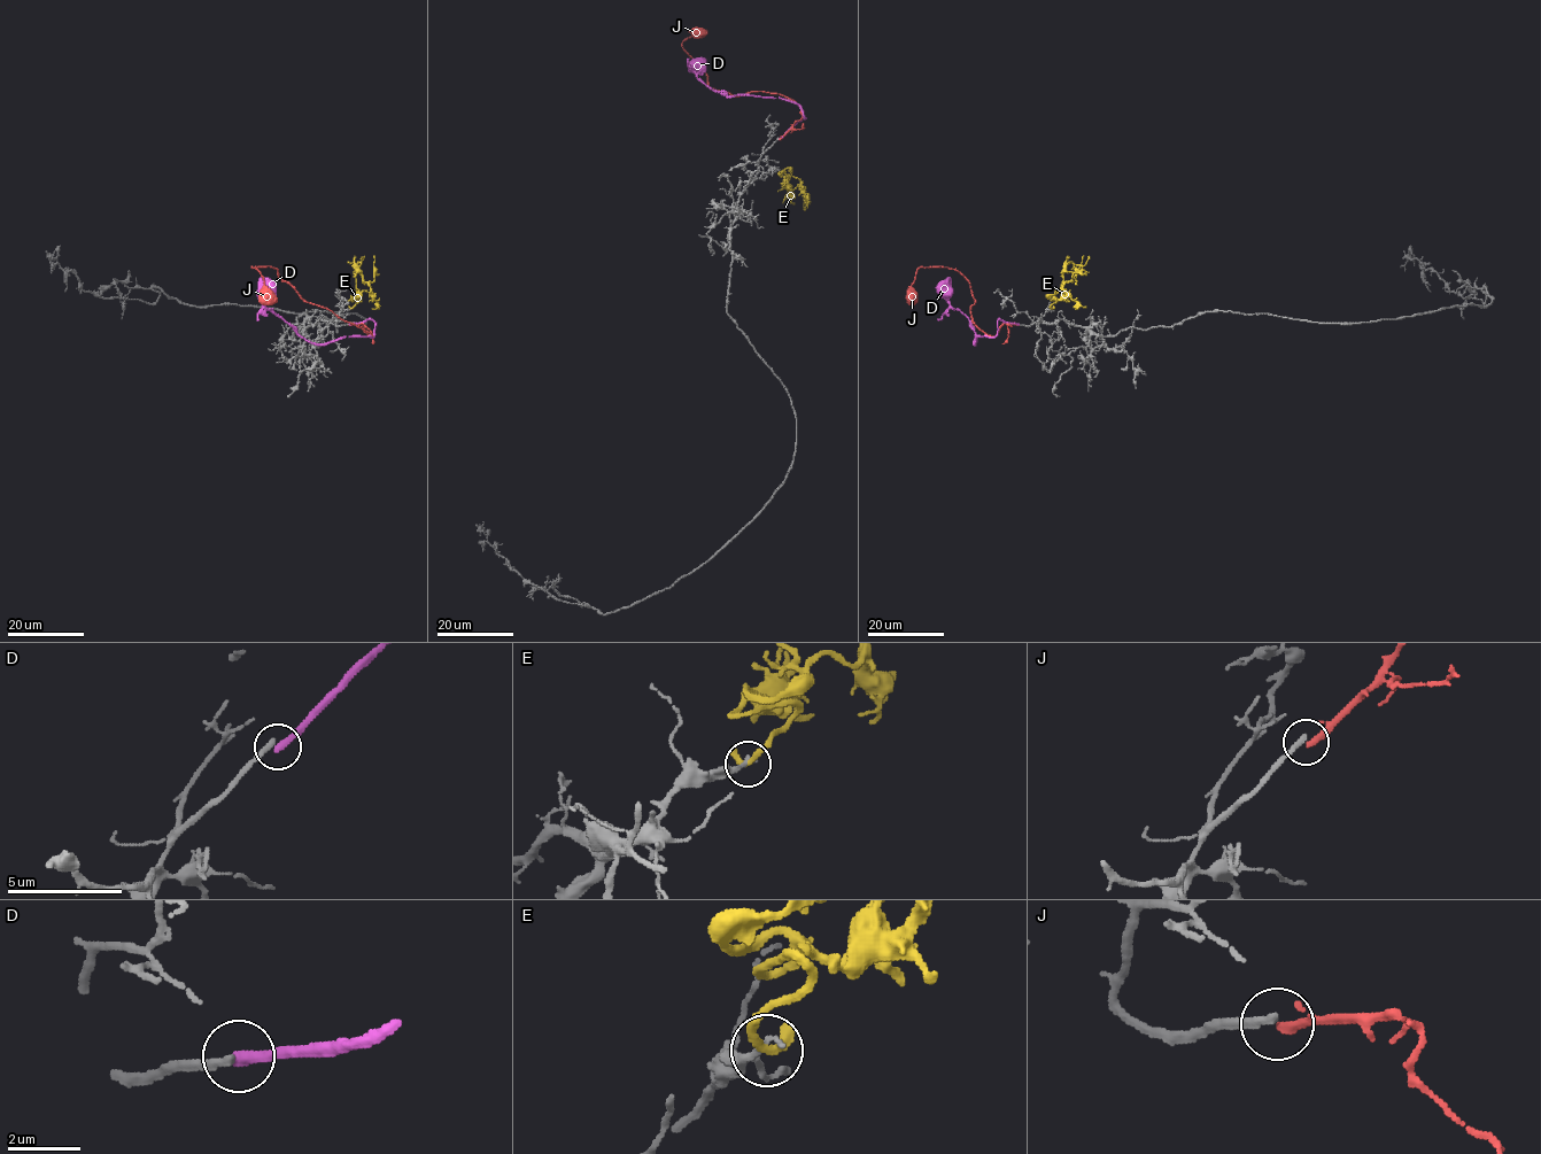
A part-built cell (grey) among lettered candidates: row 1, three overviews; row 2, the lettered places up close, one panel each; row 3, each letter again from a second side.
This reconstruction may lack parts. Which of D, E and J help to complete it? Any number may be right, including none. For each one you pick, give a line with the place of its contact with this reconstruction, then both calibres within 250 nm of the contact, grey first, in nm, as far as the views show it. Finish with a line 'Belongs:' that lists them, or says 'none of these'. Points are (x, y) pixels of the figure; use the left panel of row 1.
J: (349, 325) | 240/280 nm
Belongs: J

